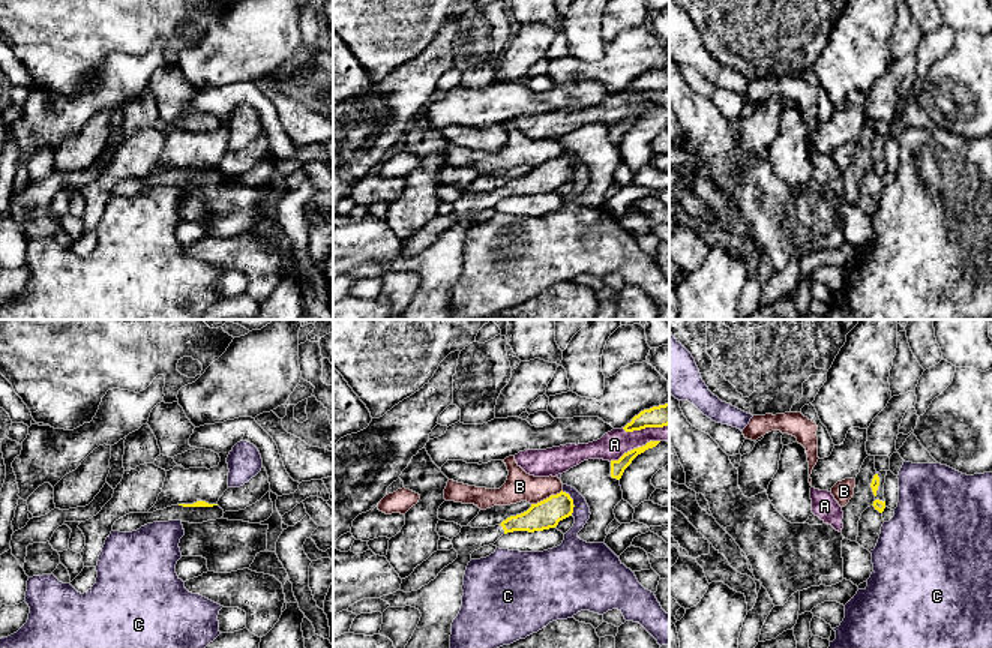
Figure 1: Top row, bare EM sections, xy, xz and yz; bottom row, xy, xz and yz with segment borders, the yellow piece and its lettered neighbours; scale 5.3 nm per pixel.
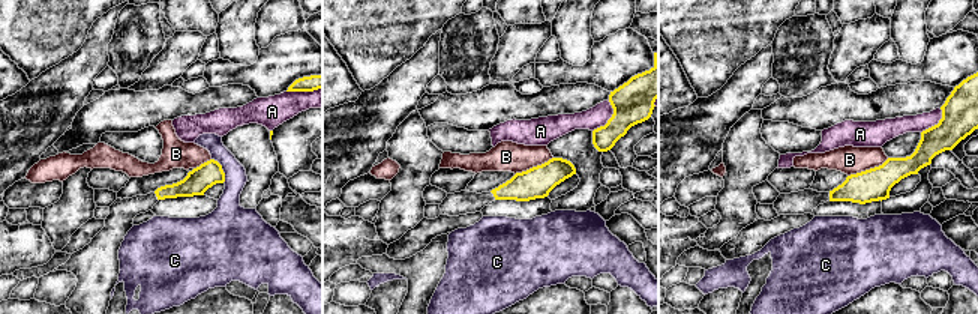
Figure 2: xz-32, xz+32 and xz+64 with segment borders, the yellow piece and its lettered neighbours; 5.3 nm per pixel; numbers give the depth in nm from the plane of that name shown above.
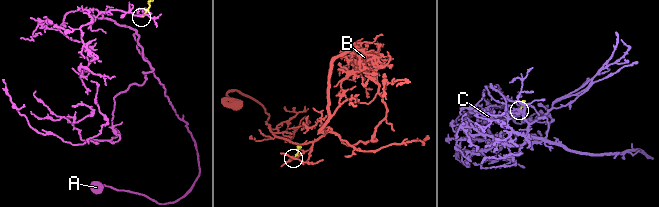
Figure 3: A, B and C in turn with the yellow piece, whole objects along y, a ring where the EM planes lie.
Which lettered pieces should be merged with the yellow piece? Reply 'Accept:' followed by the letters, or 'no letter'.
Accept: no letter

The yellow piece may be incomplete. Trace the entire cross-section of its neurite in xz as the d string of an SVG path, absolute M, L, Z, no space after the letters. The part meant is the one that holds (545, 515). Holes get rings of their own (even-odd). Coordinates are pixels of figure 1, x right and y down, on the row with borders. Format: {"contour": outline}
{"contour": "M560 492L531 504L516 516L510 516L500 525L488 528L462 526L452 544L458 558L444 567L438 576L417 591L396 591L380 597L390 608L411 606L420 610L420 621L405 648L450 648L452 622L462 606L464 574L471 554L483 546L494 544L503 534L513 531L543 531L555 528L560 520L572 516L573 500Z"}

